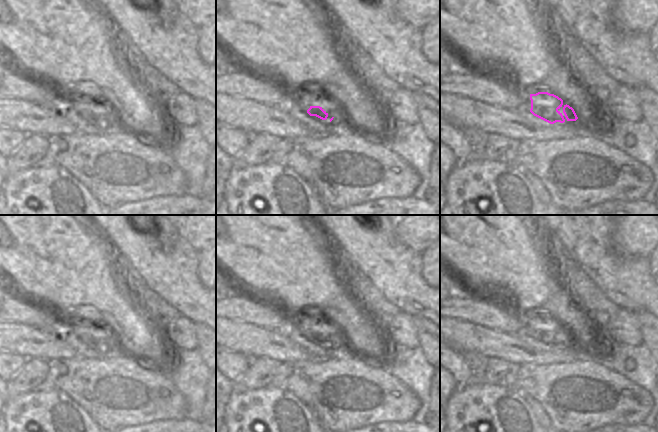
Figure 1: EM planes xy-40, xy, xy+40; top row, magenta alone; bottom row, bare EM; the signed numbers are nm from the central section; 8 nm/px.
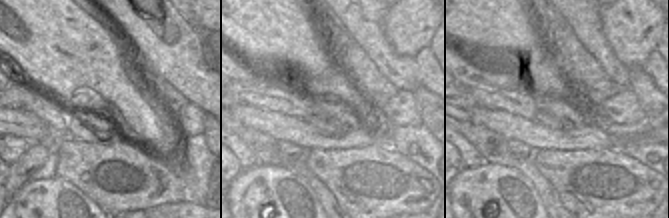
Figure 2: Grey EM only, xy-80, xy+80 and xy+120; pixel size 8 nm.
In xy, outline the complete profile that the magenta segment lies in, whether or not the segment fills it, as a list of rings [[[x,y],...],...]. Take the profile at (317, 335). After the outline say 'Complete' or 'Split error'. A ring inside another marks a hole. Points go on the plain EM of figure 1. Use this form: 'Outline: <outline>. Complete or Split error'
Outline: [[[300,323],[296,328],[290,326],[287,335],[292,342],[300,346],[310,356],[318,358],[336,358],[339,350],[338,343],[328,338],[320,330],[310,330]]]. Split error

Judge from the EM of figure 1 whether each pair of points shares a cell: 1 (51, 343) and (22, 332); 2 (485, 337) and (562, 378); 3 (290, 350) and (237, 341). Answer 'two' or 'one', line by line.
1: one
2: two
3: one

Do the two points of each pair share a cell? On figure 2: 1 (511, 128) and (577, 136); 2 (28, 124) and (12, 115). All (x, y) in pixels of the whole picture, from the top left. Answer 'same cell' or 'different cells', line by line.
1: same cell
2: same cell

